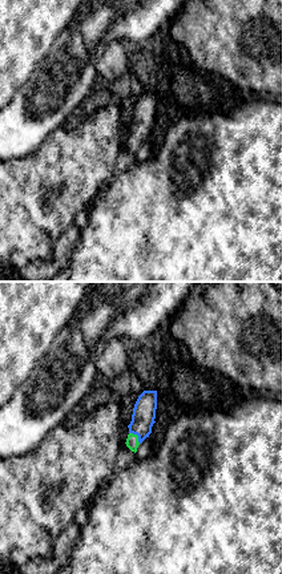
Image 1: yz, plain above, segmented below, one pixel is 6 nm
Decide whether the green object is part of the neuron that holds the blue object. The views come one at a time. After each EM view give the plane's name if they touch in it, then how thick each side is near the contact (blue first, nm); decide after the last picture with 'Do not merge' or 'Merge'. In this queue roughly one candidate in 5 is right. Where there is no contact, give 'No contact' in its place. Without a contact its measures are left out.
Touches blue in yz. Thickness 140 nm (blue) against 80 nm

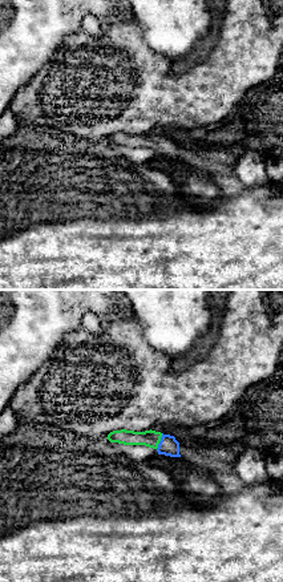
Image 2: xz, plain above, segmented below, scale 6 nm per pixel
Touches blue in xz. Thickness 120 nm (blue) against 100 nm

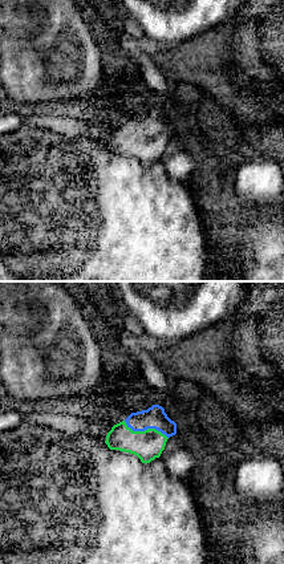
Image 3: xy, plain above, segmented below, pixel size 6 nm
Touches blue in xy. Thickness 140 nm (blue) against 180 nm

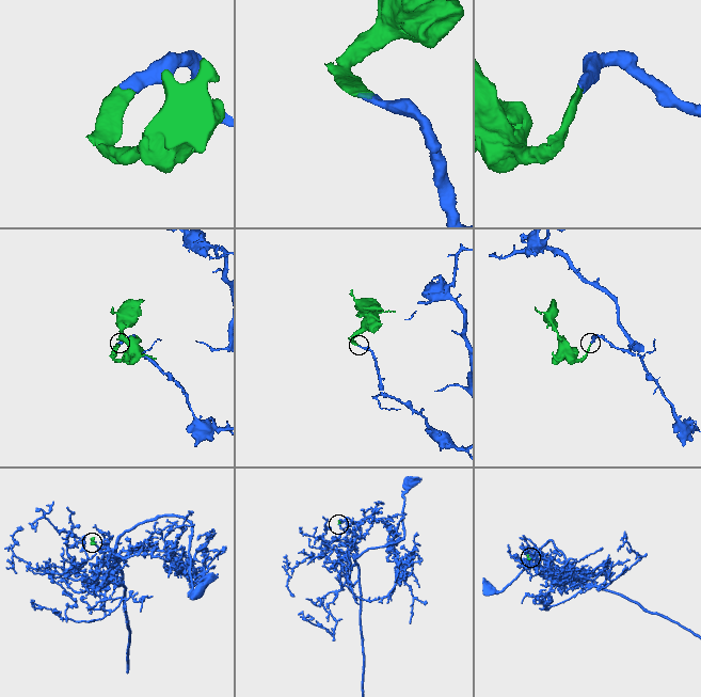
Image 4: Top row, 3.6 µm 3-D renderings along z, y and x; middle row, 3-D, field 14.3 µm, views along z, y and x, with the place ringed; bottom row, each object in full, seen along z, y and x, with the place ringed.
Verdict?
Merge

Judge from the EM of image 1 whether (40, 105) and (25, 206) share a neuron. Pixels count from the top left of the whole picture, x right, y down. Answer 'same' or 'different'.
different

